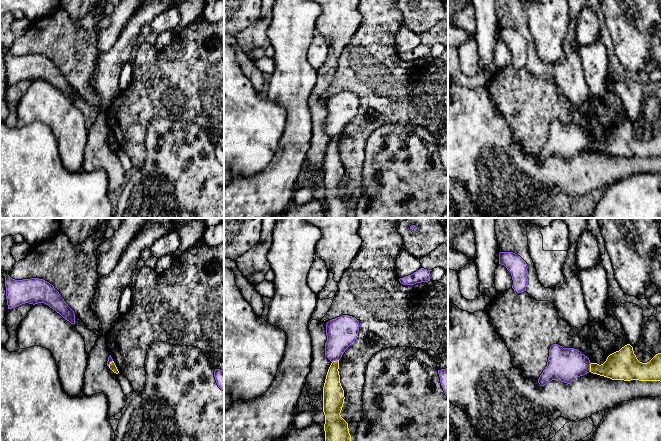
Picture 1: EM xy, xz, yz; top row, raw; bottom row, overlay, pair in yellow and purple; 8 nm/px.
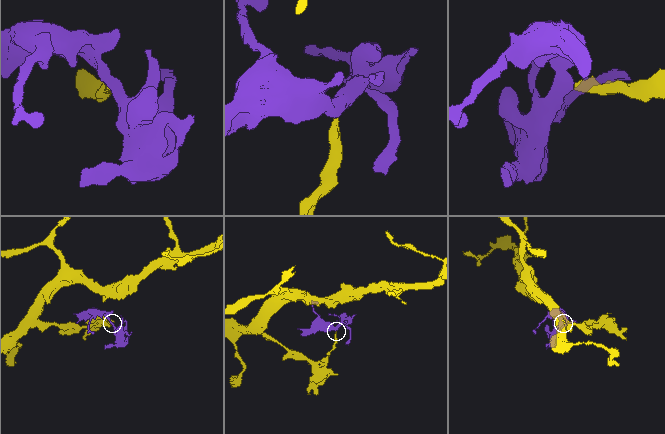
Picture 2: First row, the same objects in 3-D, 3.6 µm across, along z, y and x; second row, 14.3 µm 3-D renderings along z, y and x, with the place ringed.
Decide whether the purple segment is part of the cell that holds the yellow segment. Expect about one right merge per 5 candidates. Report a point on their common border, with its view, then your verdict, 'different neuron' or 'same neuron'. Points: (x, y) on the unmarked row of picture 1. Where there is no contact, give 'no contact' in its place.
yz (590, 143) | different neuron

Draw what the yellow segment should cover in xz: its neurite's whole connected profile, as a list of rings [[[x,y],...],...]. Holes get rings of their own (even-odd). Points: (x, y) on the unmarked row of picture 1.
[[[339,136],[333,137],[323,163],[324,218],[351,218],[348,199],[340,191],[345,173],[338,145]]]

